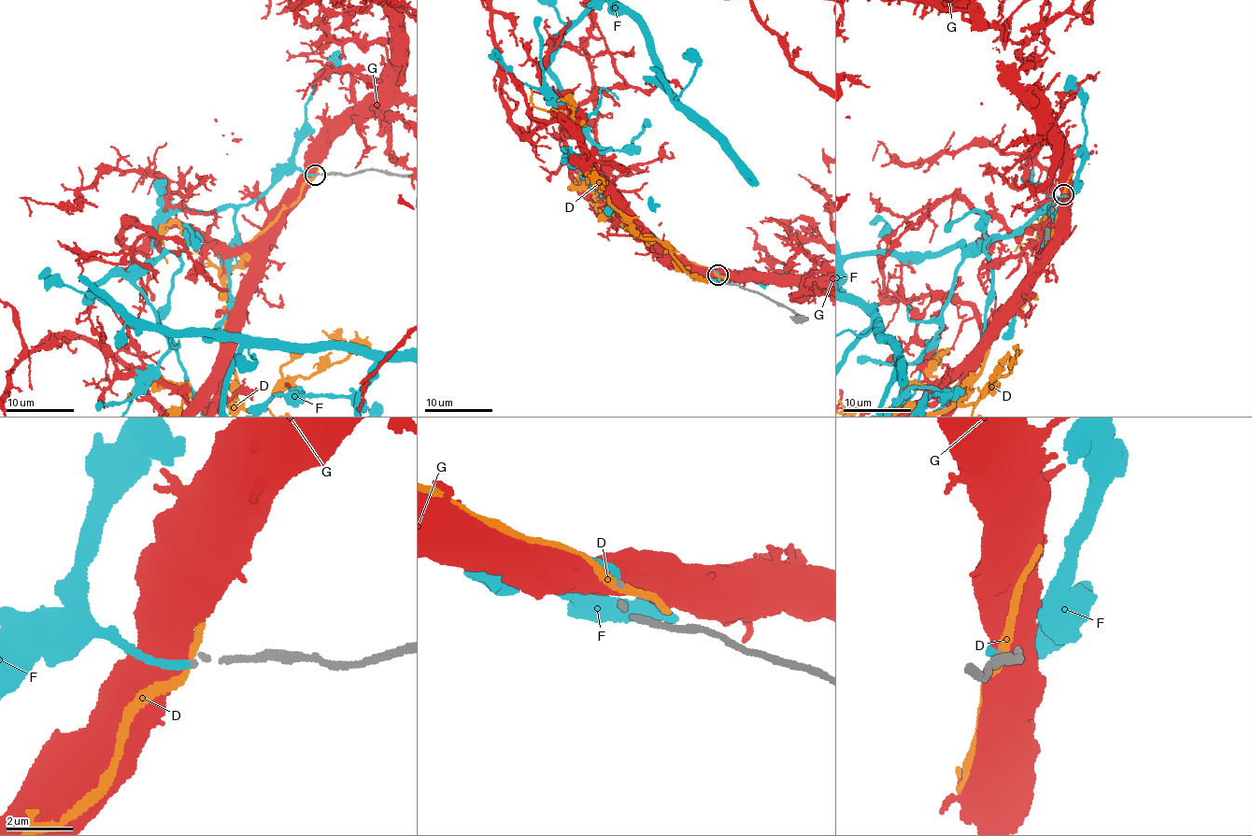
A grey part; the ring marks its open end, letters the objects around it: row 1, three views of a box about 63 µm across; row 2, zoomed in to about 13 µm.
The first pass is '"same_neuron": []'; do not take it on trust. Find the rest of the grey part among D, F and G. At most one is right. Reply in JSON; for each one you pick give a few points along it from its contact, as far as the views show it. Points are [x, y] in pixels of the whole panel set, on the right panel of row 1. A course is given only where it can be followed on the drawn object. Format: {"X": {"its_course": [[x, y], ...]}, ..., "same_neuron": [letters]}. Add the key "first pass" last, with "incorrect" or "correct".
{"same_neuron": ["F"], "first pass": "incorrect"}

